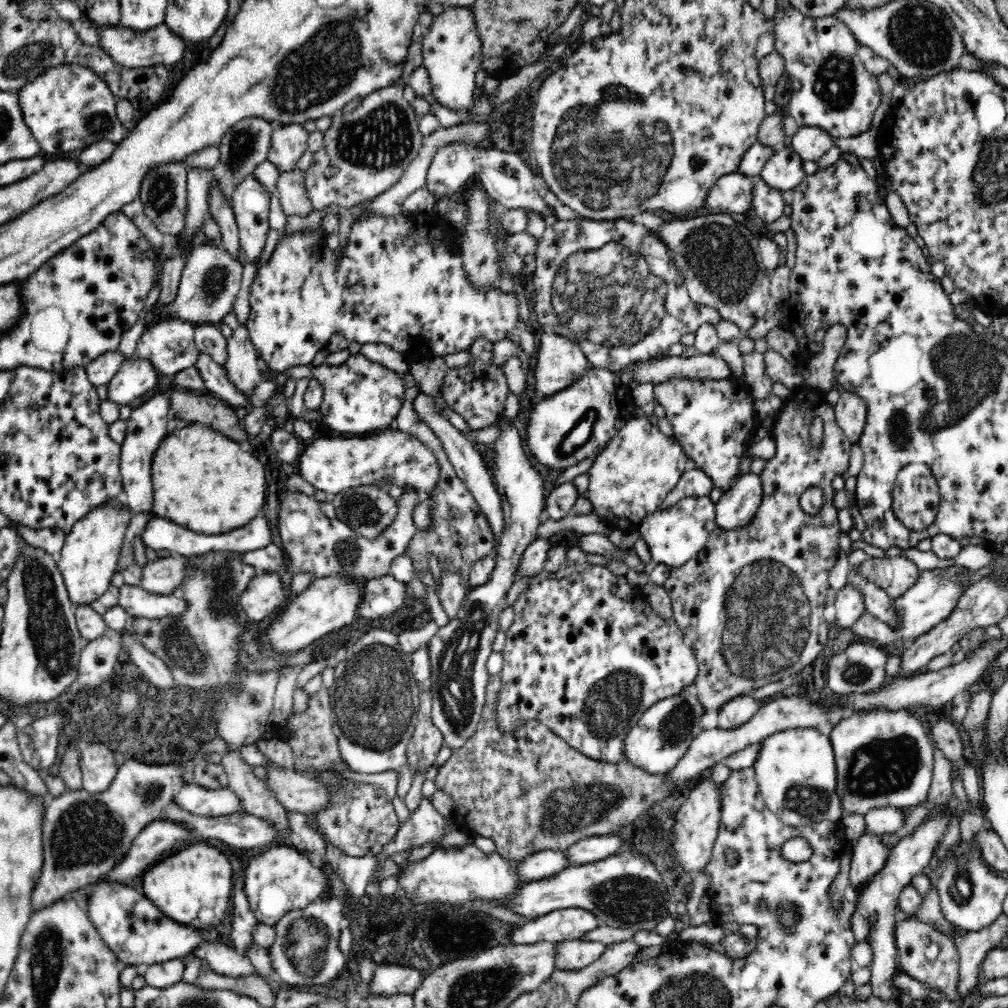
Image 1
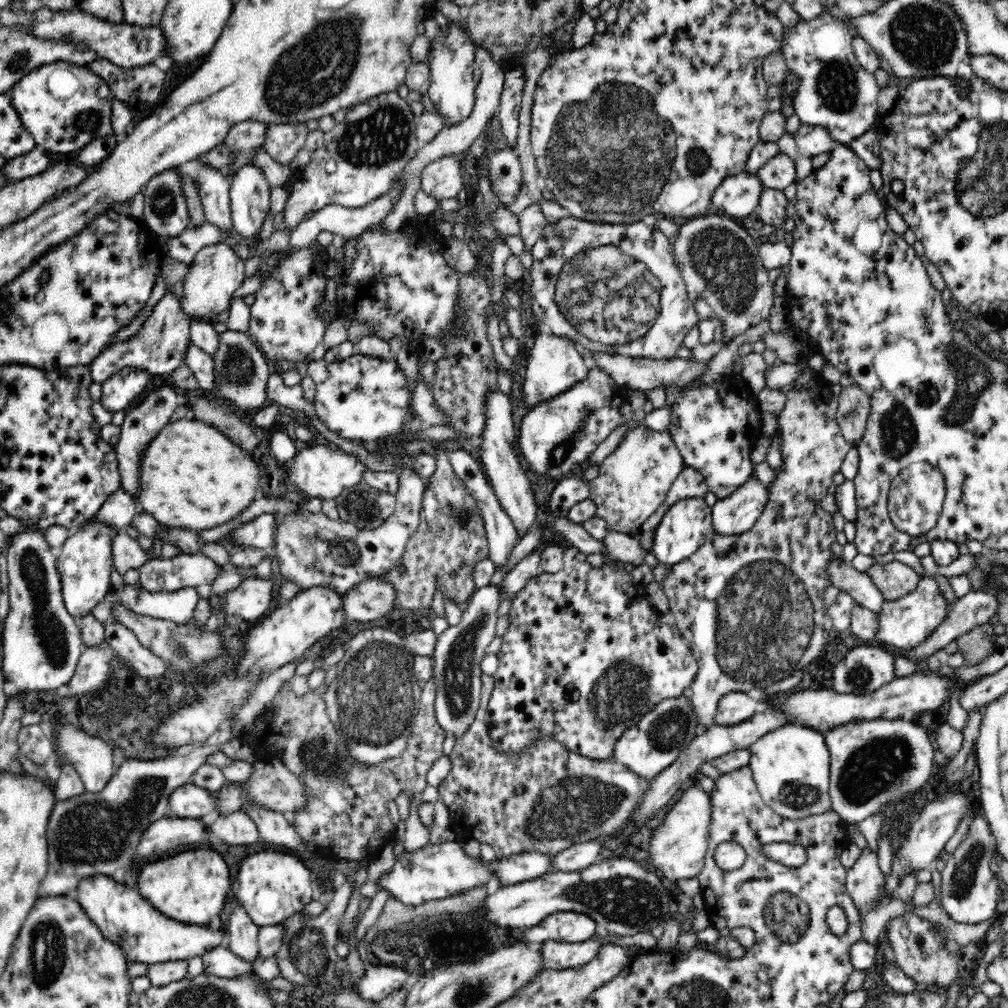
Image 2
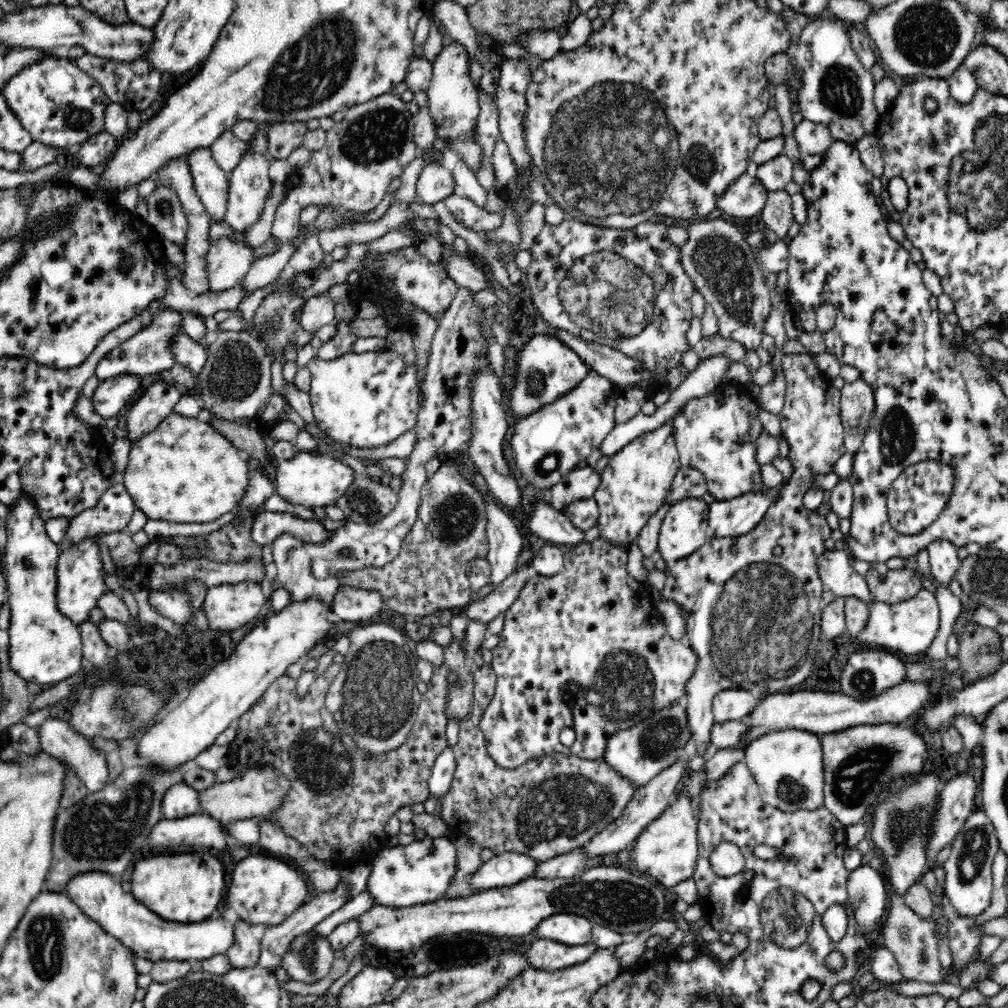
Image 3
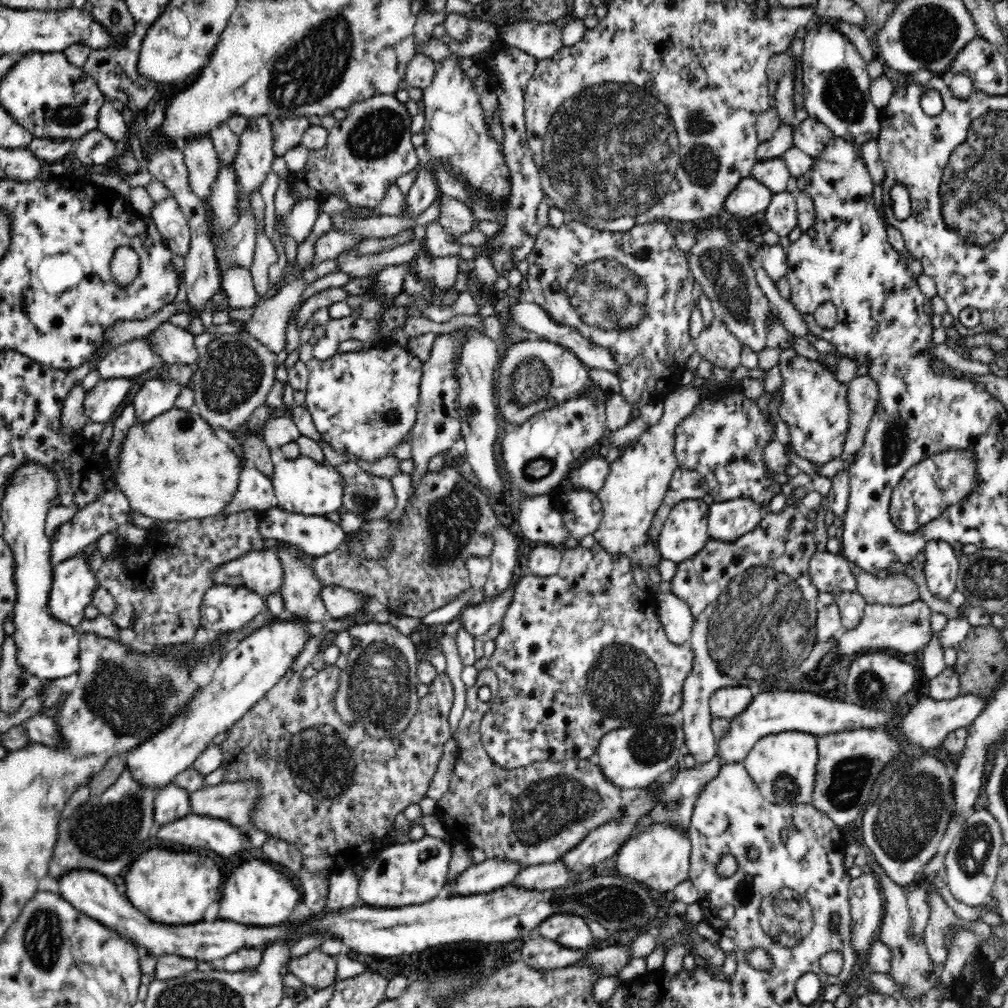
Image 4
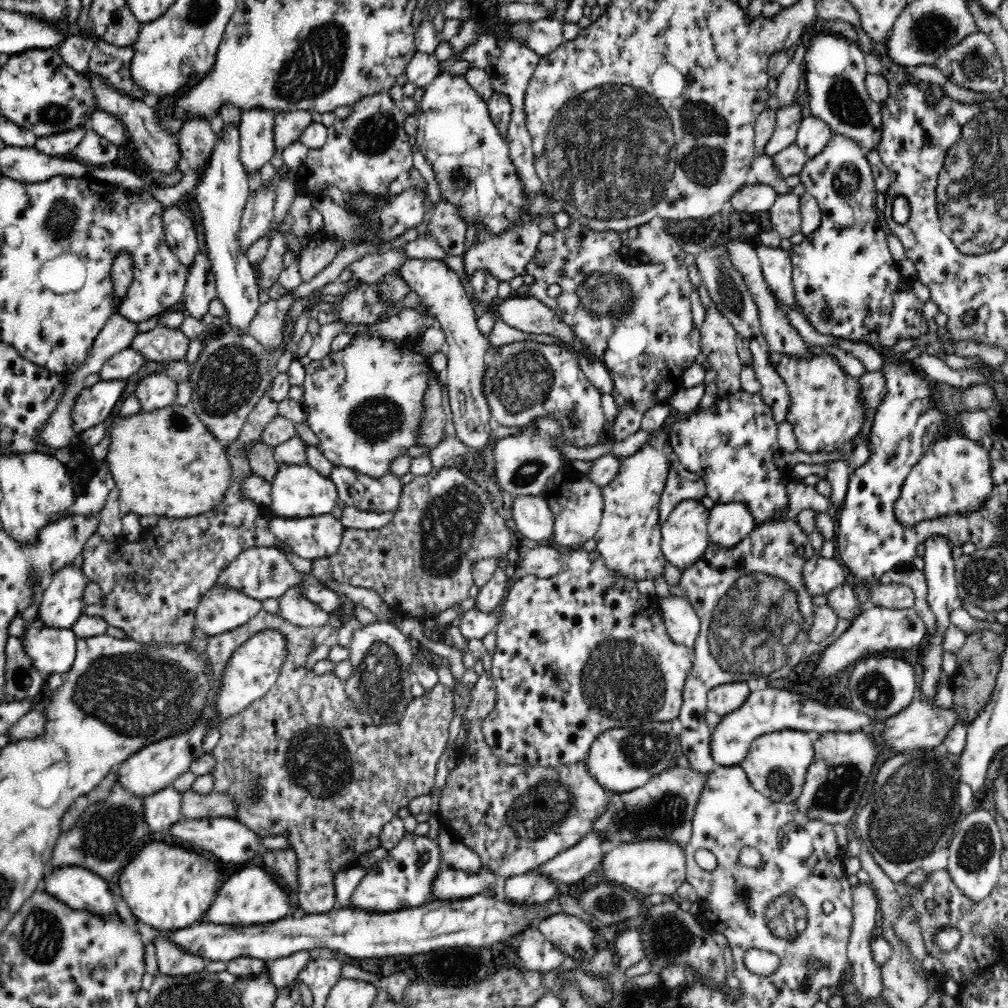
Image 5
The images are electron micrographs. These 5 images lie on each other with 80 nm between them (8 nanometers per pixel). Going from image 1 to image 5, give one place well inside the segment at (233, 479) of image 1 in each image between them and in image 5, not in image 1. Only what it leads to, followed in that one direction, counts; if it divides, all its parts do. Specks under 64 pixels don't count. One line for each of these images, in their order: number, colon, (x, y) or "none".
2: (191, 476)
3: (182, 471)
4: (173, 468)
5: (165, 462)

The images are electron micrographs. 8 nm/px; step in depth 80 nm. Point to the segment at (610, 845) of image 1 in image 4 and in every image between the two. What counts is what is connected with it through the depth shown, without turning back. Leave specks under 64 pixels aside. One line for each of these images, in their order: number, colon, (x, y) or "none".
2: (580, 856)
3: (569, 865)
4: (545, 877)

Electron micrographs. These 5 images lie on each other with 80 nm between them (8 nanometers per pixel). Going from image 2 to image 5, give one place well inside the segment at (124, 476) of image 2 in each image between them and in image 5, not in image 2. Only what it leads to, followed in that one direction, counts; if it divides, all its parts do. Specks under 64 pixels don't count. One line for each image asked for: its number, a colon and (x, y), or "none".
3: (159, 399)
4: (155, 396)
5: (156, 391)

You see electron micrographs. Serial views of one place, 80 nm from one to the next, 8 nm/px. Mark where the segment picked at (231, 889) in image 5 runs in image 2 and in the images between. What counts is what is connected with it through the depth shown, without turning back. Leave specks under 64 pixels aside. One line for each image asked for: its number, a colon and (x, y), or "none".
2: (271, 886)
3: (265, 891)
4: (259, 894)

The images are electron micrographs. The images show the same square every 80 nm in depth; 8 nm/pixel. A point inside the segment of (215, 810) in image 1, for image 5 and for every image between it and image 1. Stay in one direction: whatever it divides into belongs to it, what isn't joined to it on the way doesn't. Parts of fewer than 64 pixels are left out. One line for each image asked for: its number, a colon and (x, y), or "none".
2: (188, 801)
3: (180, 800)
4: (171, 803)
5: (161, 810)

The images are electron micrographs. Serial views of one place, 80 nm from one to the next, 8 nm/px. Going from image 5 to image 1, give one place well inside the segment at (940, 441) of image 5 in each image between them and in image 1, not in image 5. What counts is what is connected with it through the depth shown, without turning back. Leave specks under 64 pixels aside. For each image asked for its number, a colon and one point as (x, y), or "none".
1: (916, 497)
2: (916, 496)
3: (918, 496)
4: (929, 488)

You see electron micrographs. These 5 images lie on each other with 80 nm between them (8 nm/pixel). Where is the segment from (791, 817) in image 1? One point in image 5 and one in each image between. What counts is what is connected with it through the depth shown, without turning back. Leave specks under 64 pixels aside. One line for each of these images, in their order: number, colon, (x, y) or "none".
2: (790, 765)
3: (787, 765)
4: (783, 765)
5: (776, 763)

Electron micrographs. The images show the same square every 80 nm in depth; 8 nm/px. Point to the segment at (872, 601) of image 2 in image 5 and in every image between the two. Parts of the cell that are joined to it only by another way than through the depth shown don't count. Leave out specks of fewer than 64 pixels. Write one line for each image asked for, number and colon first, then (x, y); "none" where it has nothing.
3: (835, 570)
4: (832, 573)
5: (819, 575)

